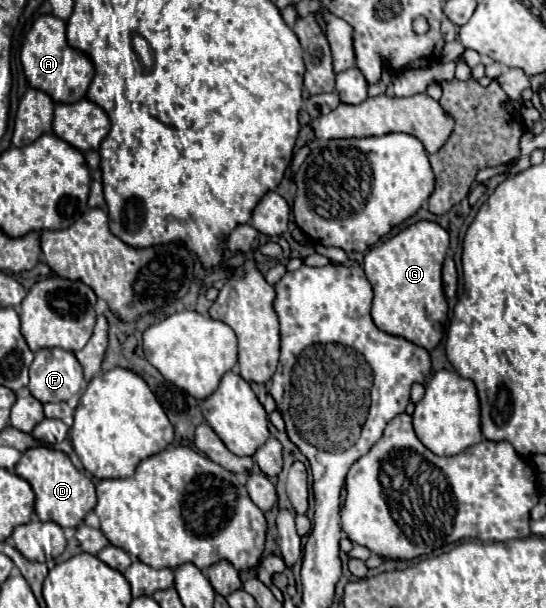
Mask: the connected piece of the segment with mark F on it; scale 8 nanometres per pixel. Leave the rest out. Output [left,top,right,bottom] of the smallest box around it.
[30,349,84,401]

